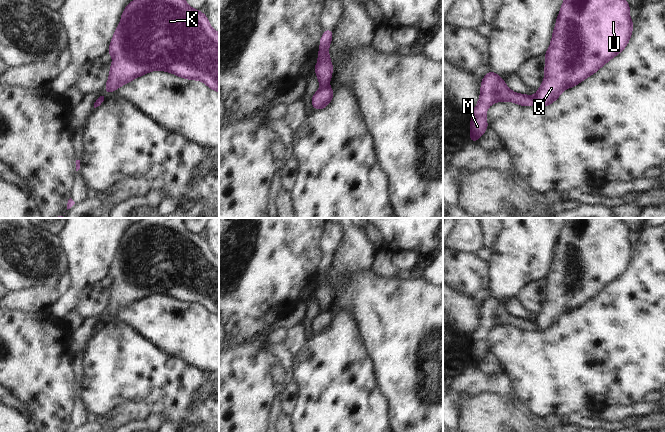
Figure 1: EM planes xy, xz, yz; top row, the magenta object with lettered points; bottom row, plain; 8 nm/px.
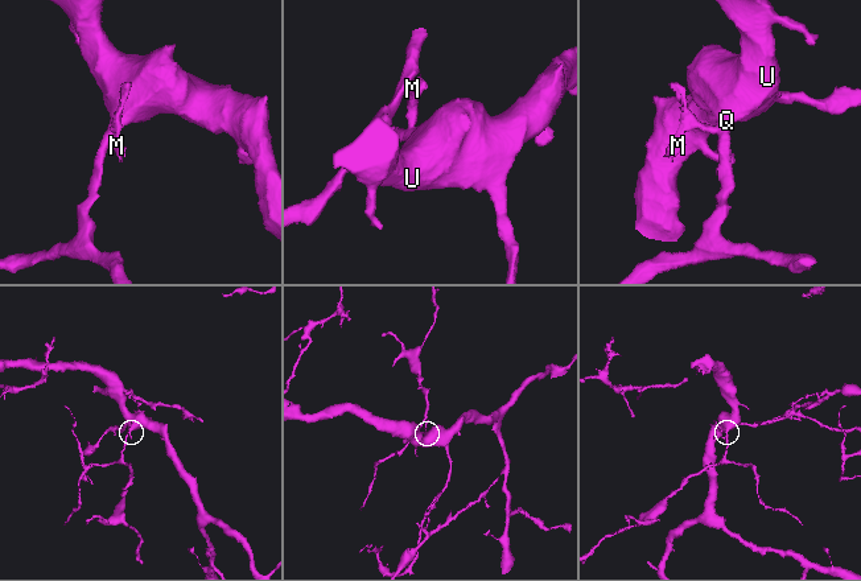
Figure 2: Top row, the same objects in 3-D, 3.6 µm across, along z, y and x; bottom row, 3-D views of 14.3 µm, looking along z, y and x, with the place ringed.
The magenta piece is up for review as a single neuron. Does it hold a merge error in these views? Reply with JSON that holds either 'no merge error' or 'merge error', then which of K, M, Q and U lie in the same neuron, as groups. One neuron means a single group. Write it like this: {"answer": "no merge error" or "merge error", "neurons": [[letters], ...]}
{"answer": "merge error", "neurons": [["K", "Q", "U"], ["M"]]}

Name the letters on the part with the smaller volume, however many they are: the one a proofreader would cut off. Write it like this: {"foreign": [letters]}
{"foreign": ["M"]}

